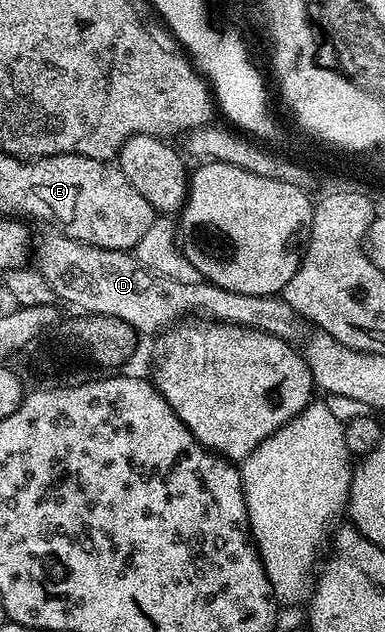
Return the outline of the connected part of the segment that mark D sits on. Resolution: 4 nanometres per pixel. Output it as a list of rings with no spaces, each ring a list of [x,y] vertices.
[[[57,234],[46,235],[50,236],[36,244],[37,270],[48,278],[48,286],[52,286],[55,297],[79,308],[79,313],[120,318],[137,333],[149,338],[157,337],[159,332],[174,327],[183,318],[239,324],[245,328],[255,328],[266,320],[266,304],[262,304],[262,296],[236,294],[209,282],[181,285],[146,268],[129,251],[108,250]]]

